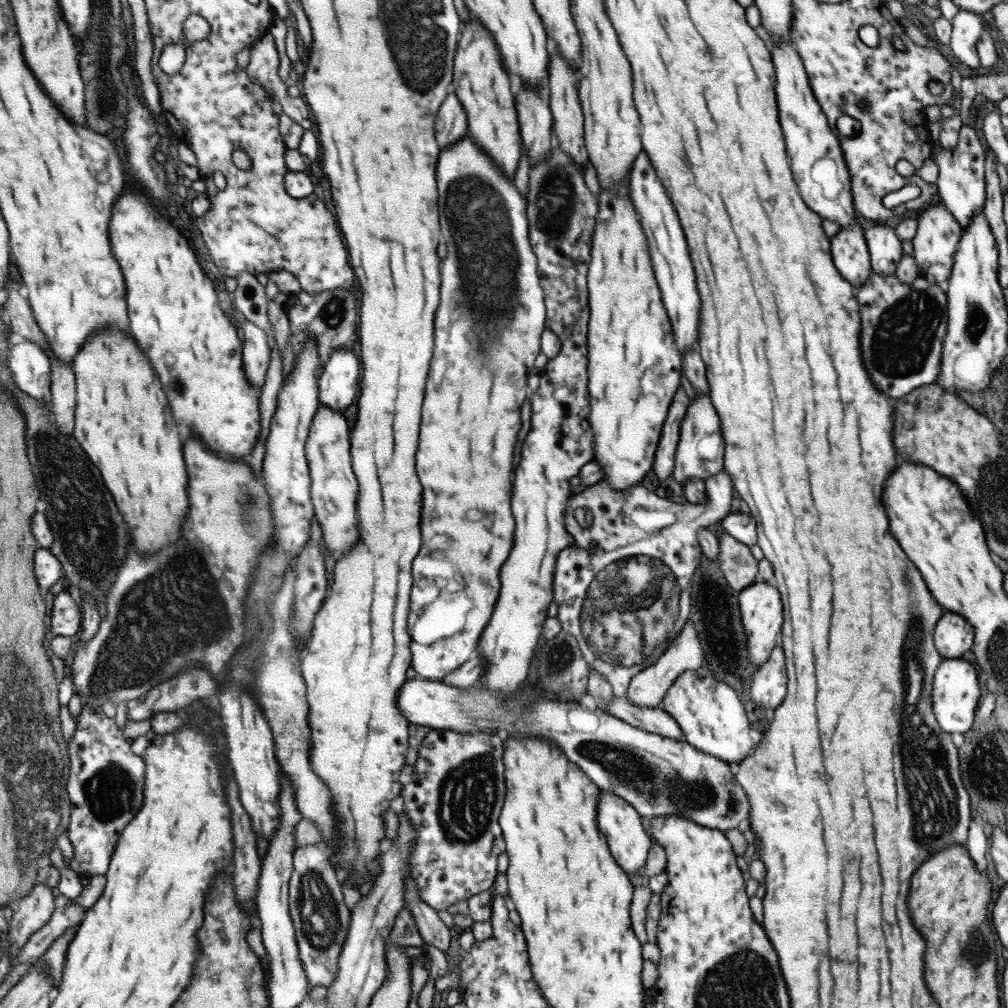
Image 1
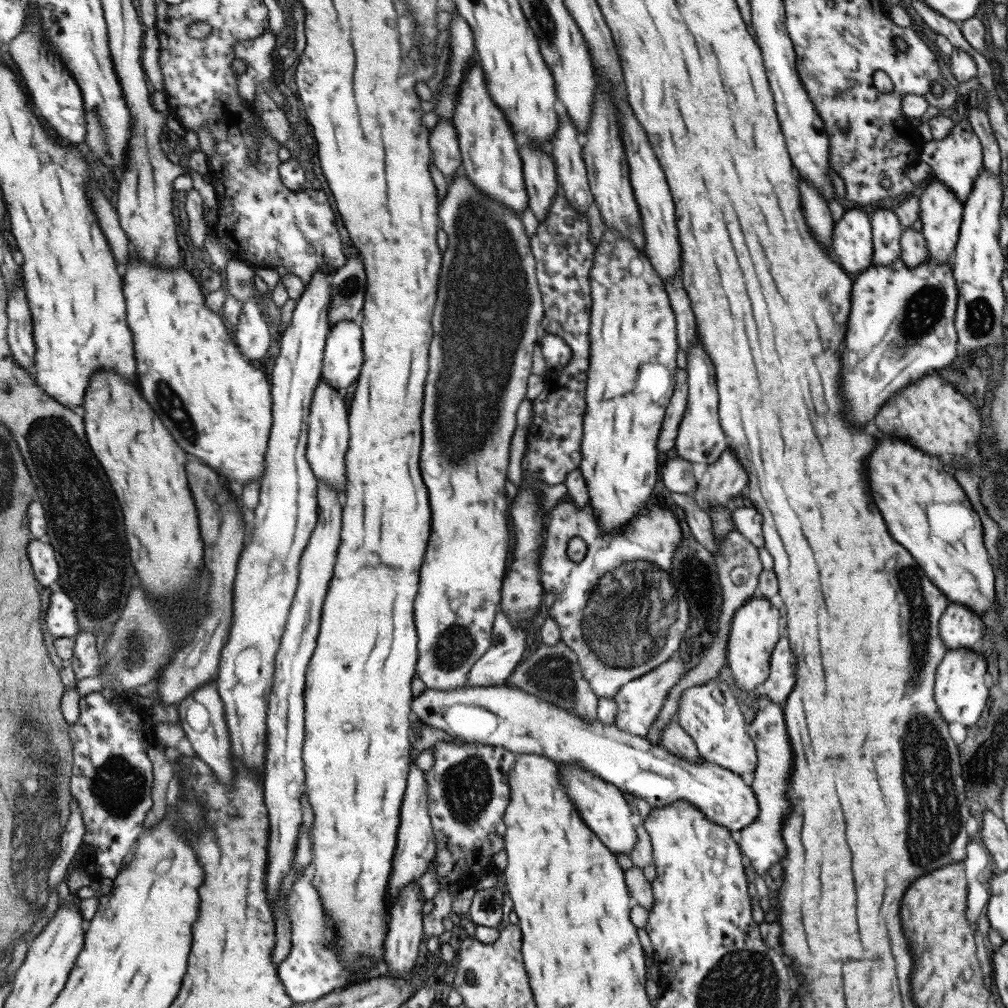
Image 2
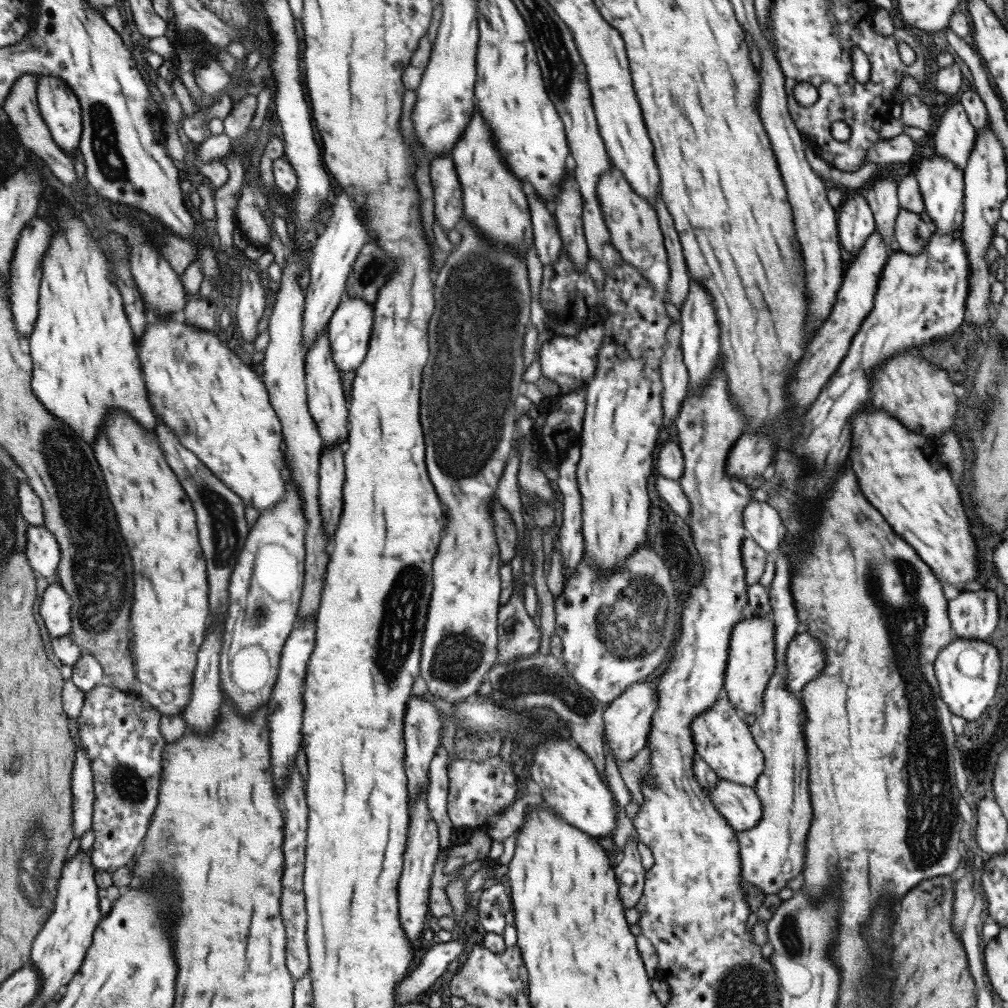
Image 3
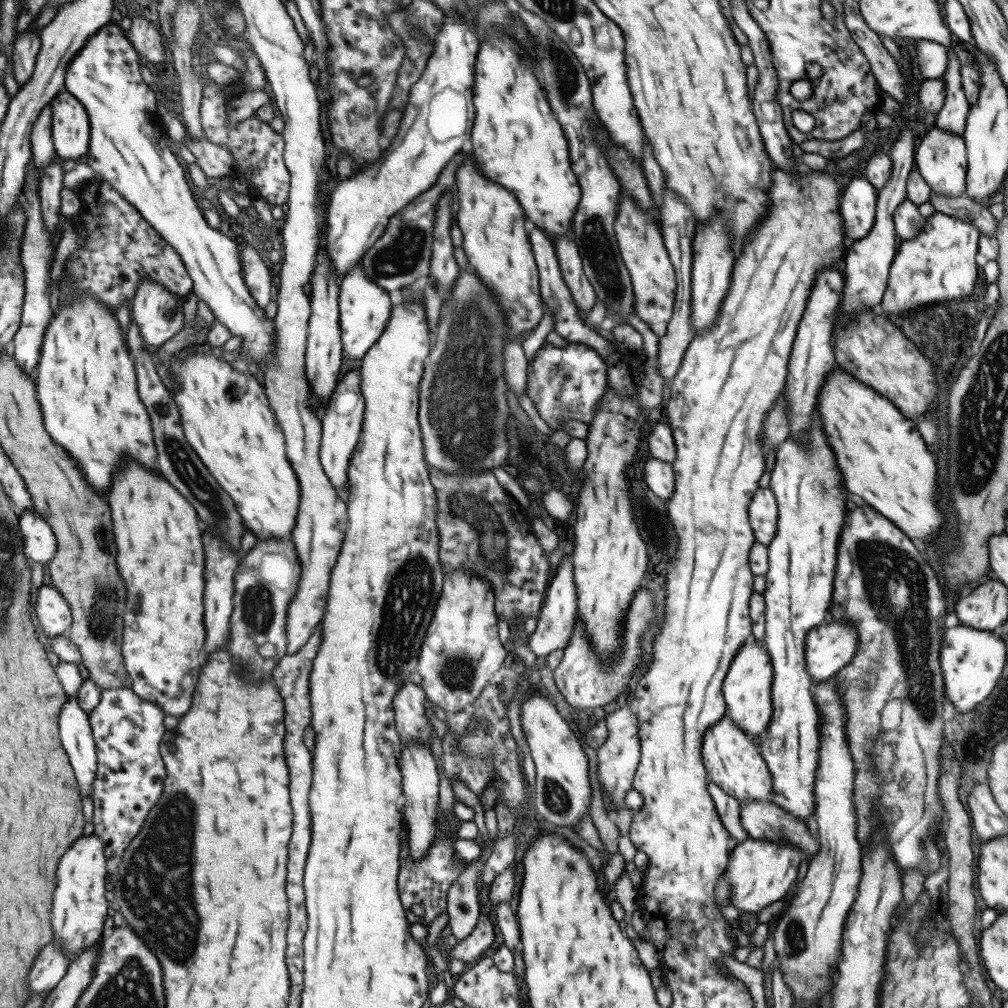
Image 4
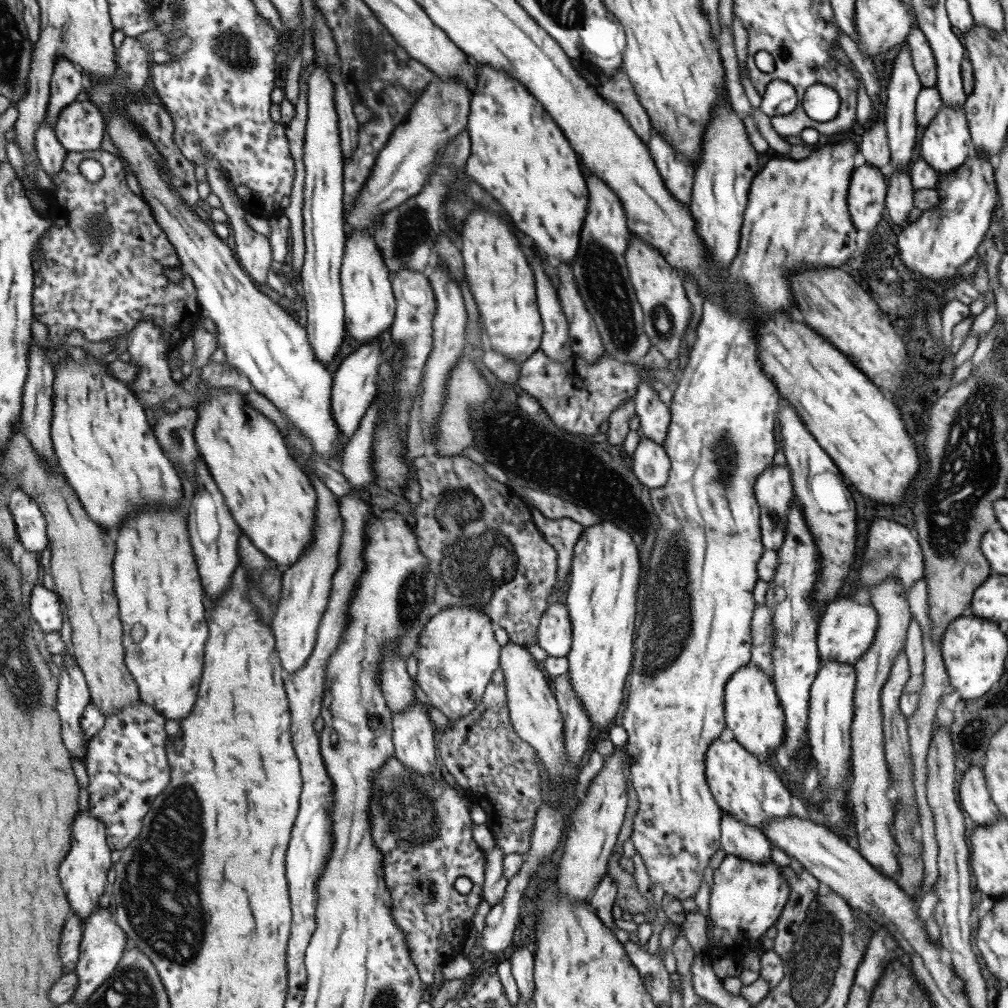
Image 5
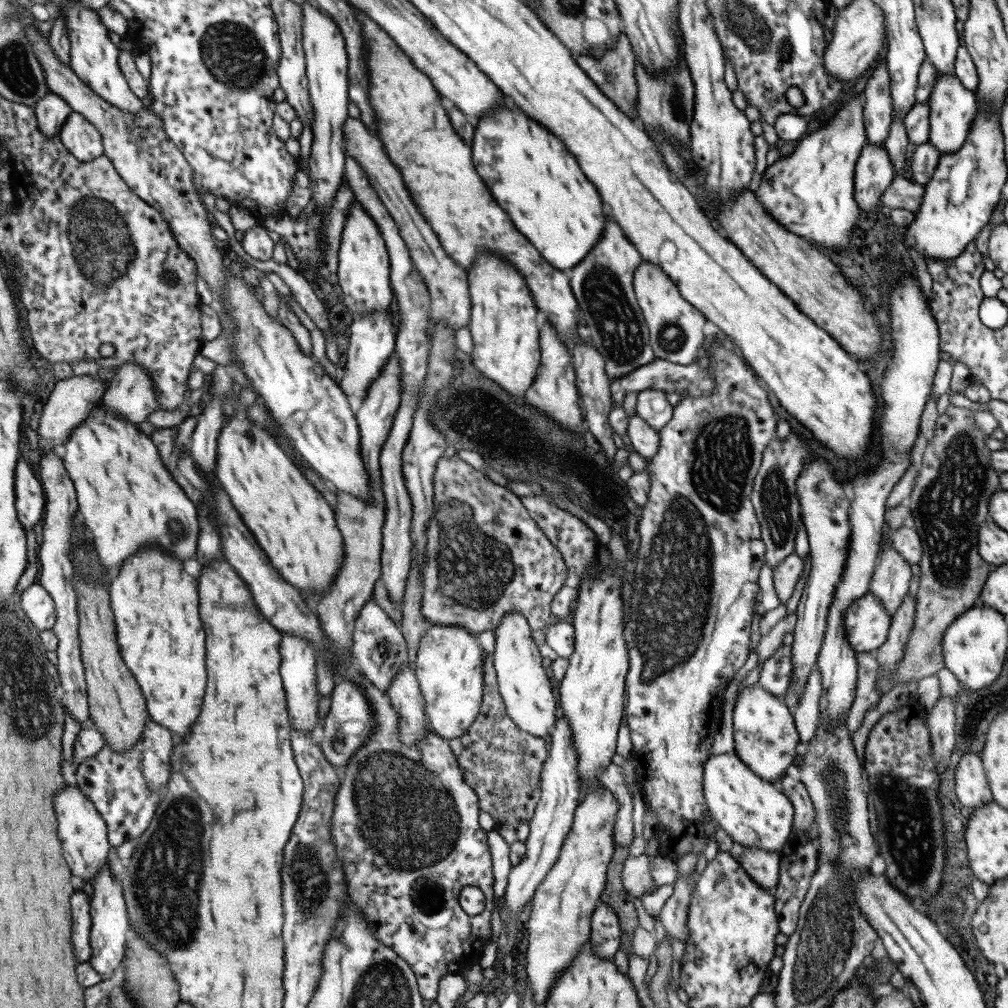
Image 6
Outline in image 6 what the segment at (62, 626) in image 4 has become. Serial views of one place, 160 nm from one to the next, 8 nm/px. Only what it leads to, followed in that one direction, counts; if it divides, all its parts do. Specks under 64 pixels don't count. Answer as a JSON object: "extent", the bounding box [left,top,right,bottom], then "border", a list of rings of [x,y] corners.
{"extent":[20,583,58,632],"border":[[[39,583],[32,584],[24,591],[20,604],[39,632],[53,629],[56,626],[58,614],[55,600]]]}

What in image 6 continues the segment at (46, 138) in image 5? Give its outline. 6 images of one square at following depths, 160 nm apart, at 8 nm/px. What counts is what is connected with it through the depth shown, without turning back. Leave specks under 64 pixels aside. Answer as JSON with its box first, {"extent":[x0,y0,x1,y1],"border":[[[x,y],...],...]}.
{"extent":[35,92,74,140],"border":[[[51,92],[38,102],[35,112],[40,122],[40,129],[48,136],[47,140],[51,140],[59,135],[63,125],[74,111],[69,102]]]}

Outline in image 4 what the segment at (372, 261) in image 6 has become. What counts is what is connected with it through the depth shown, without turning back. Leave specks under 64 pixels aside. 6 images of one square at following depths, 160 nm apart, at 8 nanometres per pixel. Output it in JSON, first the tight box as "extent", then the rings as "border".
{"extent":[340,262,393,360],"border":[[[361,262],[344,276],[340,289],[340,323],[345,343],[345,356],[352,360],[361,360],[369,347],[384,332],[393,306],[389,303],[388,292],[364,273]]]}

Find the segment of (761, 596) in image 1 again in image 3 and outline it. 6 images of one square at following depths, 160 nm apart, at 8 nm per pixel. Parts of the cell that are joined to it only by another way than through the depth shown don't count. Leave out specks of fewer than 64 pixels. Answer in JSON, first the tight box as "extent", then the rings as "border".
{"extent":[722,615,775,717],"border":[[[769,615],[751,616],[737,623],[729,634],[728,657],[724,670],[722,687],[727,702],[737,709],[742,717],[746,714],[759,715],[762,711],[762,697],[768,680],[775,670],[774,642],[775,627]]]}

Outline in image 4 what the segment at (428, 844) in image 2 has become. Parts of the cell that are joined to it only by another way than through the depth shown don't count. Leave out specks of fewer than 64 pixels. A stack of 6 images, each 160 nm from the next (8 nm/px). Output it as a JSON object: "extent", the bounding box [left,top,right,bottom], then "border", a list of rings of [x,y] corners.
{"extent":[393,682,437,743],"border":[[[404,682],[400,686],[401,690],[397,690],[396,696],[393,698],[393,711],[395,712],[395,727],[396,730],[401,730],[401,741],[423,741],[427,743],[426,740],[429,740],[431,736],[431,727],[425,717],[425,709],[427,710],[432,708],[434,713],[437,713],[437,710],[431,706],[430,702],[425,697],[425,694],[420,687],[409,682]]]}

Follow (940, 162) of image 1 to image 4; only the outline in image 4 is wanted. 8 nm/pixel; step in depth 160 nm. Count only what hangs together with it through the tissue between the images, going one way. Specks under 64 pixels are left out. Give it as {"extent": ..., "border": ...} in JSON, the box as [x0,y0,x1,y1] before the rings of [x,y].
{"extent":[934,46,970,135],"border":[[[949,46],[946,48],[946,53],[946,69],[940,77],[945,83],[945,100],[936,113],[934,127],[952,135],[961,135],[970,106],[961,88],[960,65],[955,51]]]}

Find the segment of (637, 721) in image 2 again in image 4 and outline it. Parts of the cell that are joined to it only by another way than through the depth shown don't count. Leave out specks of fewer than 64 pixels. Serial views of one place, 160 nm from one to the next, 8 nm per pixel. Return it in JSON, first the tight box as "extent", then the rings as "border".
{"extent":[596,704,639,807],"border":[[[627,704],[605,715],[607,738],[596,751],[596,775],[600,788],[608,794],[610,804],[624,807],[625,791],[632,788],[632,778],[638,765],[639,741],[634,714]]]}

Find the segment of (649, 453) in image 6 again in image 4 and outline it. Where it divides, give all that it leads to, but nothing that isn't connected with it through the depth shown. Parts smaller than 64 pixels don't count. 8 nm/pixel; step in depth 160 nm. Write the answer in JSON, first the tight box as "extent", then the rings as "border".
{"extent":[643,455,674,500],"border":[[[649,455],[644,463],[643,470],[643,478],[649,490],[655,496],[667,500],[674,489],[672,463],[663,462]]]}

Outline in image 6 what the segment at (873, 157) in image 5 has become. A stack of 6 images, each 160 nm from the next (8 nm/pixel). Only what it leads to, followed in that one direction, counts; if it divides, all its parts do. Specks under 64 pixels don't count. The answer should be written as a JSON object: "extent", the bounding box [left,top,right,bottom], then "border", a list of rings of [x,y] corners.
{"extent":[862,58,891,146],"border":[[[885,58],[873,68],[863,90],[862,118],[866,132],[866,143],[884,146],[891,126],[891,96],[889,96],[889,75]]]}

